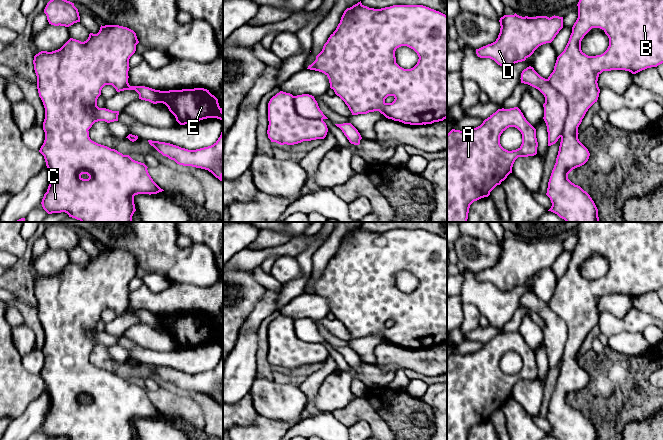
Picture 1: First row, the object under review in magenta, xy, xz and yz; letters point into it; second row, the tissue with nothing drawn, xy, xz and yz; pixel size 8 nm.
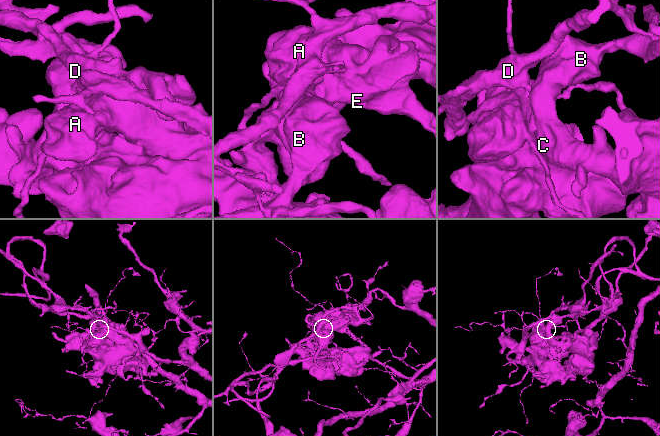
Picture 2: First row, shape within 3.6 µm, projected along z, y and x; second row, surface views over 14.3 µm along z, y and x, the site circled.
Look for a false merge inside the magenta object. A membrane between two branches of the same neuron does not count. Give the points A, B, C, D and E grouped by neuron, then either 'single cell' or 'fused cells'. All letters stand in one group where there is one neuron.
A B C E / D; fused cells

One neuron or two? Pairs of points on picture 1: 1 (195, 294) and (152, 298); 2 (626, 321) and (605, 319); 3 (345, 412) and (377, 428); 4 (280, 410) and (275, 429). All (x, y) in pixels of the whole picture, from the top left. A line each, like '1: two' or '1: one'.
1: one
2: one
3: one
4: two

